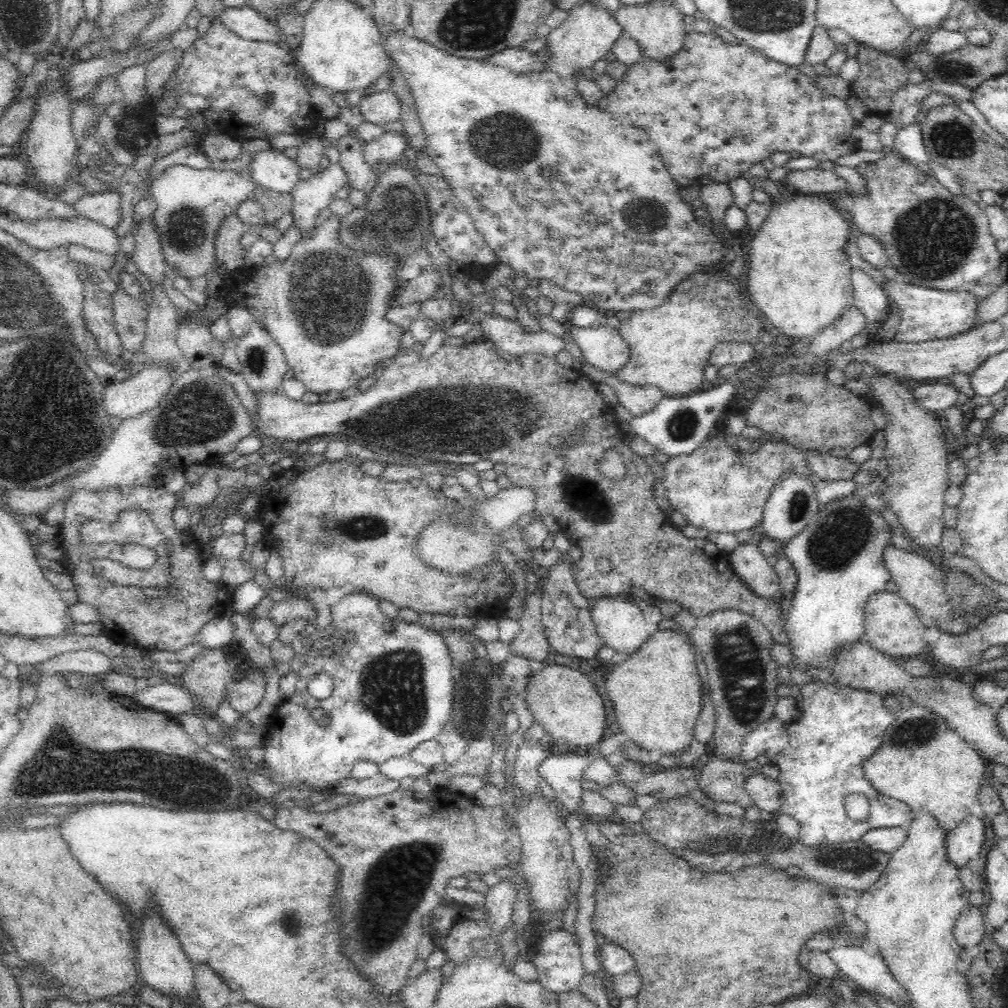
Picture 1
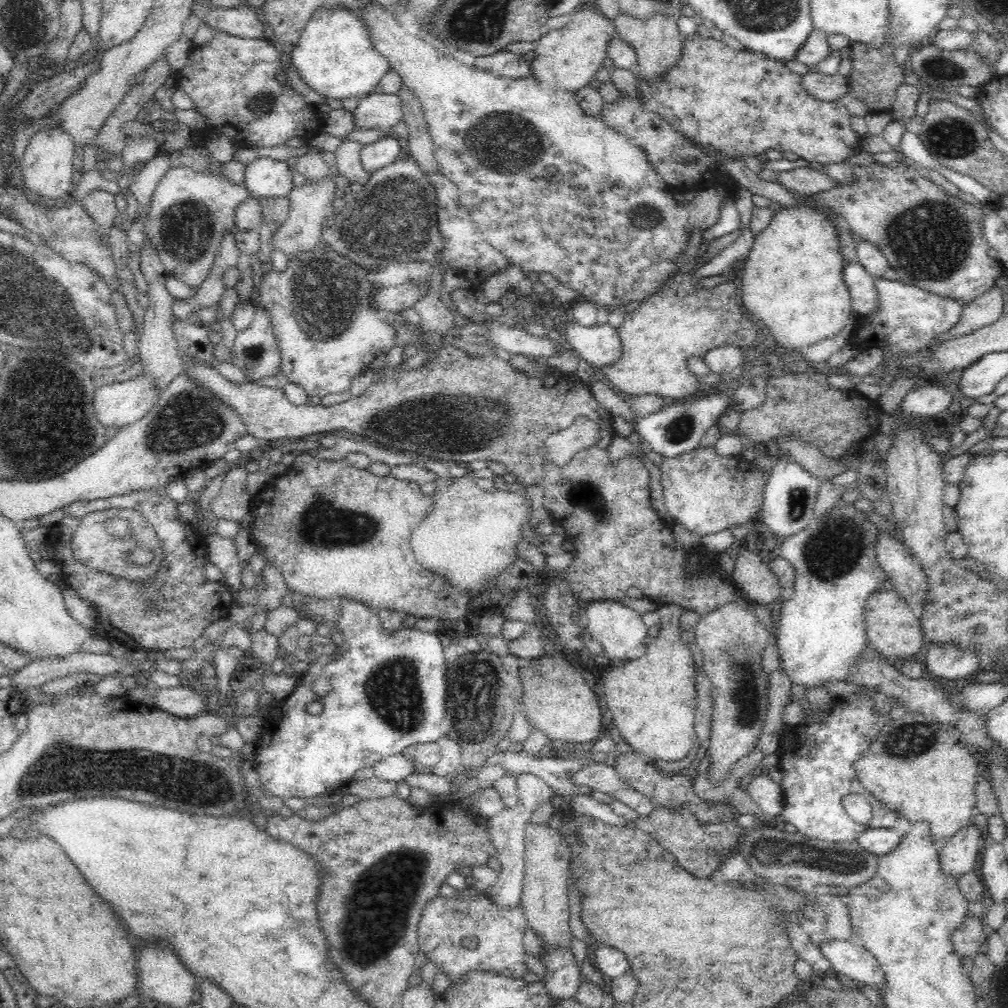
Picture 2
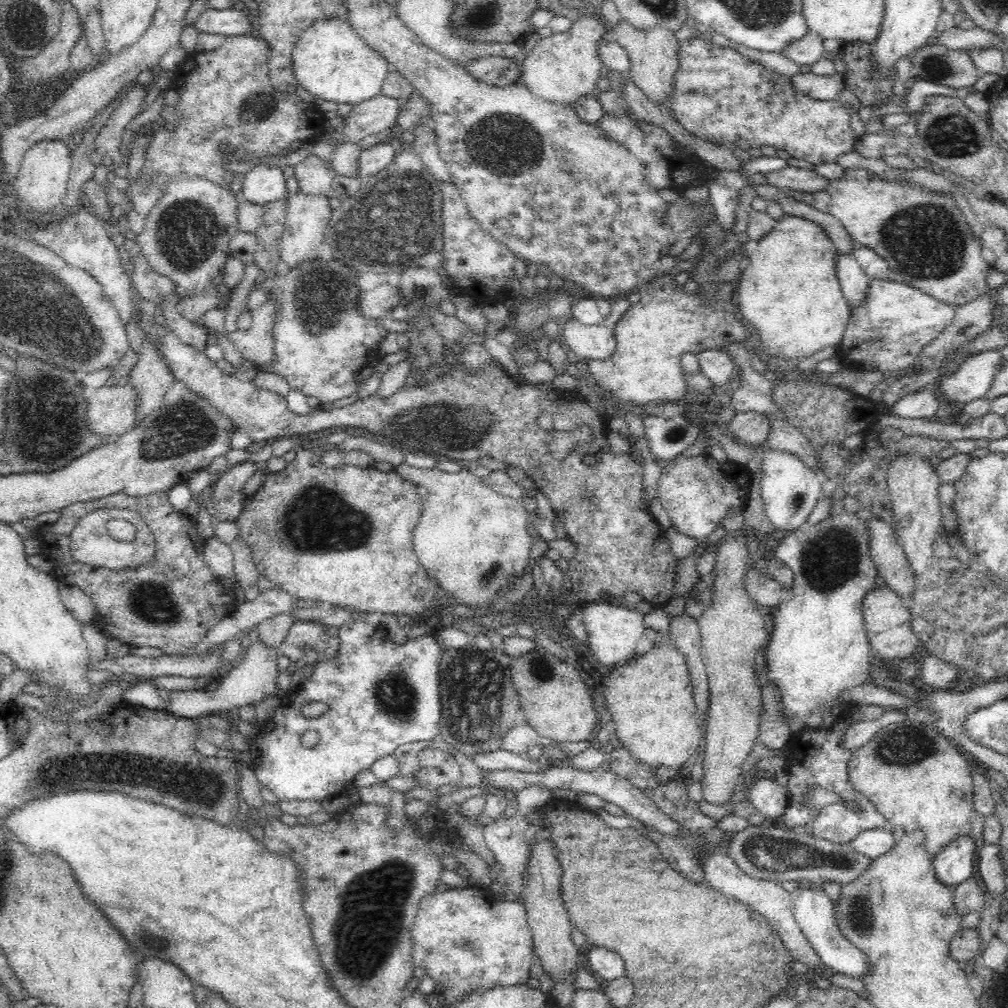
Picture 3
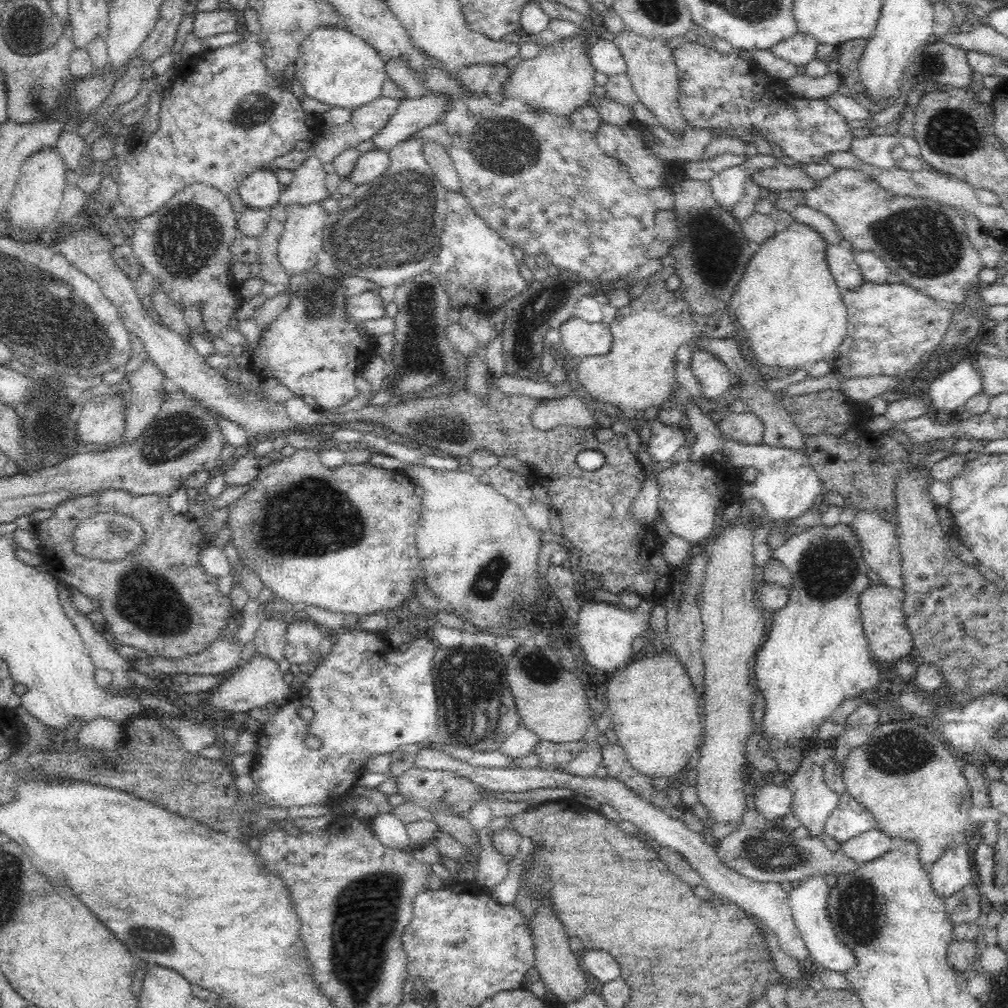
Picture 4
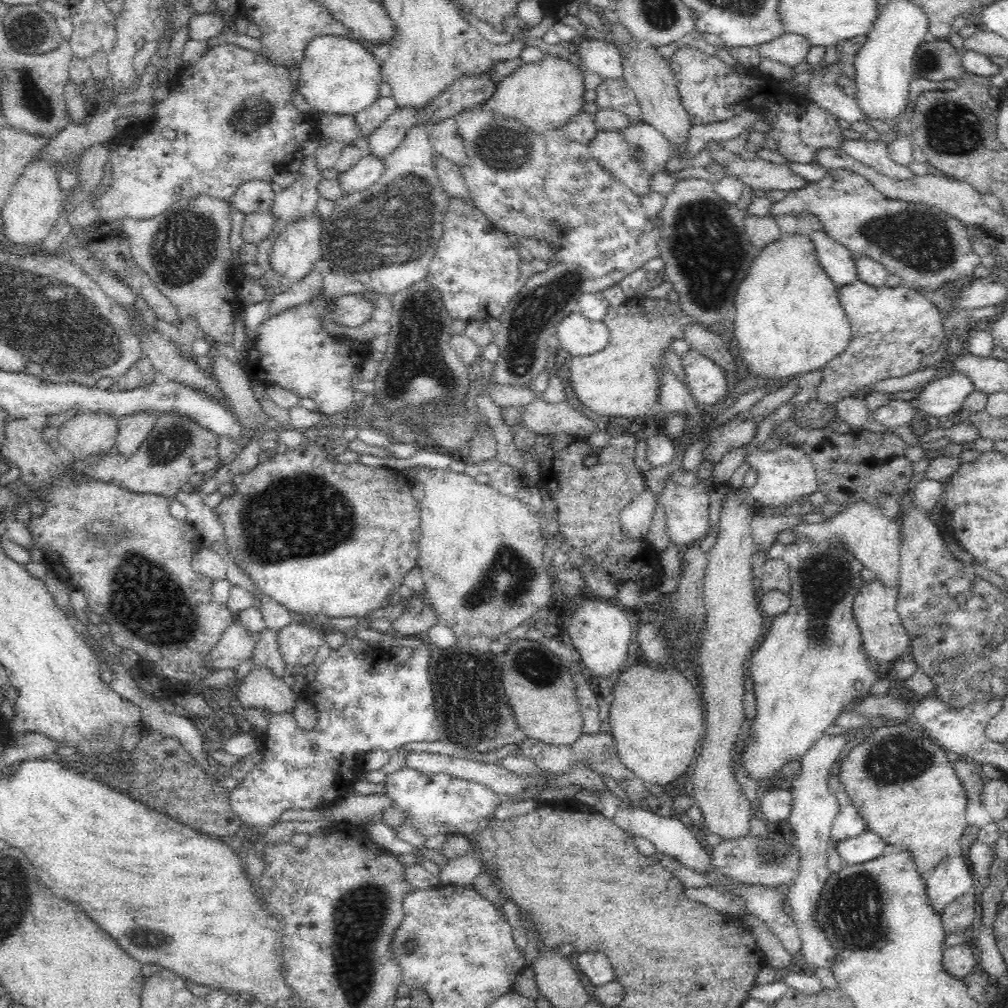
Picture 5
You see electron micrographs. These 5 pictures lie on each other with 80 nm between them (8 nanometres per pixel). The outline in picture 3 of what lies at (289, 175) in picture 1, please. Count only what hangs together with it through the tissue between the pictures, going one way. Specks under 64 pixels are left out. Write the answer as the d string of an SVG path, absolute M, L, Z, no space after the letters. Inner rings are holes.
M259 165L243 175L241 201L264 206L266 203L284 199L285 179L279 167Z

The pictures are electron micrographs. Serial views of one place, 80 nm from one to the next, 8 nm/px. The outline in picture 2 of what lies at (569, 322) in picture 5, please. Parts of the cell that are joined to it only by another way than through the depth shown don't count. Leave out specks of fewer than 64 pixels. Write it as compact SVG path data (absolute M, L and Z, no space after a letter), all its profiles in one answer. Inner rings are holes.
M572 321L565 327L565 346L586 360L592 368L616 362L619 354L622 354L622 343L617 330L608 323L582 326Z

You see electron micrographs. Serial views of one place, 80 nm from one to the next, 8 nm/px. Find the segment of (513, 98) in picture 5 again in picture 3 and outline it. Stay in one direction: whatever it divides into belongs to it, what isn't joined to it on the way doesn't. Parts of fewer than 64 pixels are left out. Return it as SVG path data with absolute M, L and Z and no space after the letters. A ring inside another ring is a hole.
M593 10L582 11L581 17L572 28L563 33L552 33L548 38L534 39L532 54L520 63L520 76L516 85L524 85L530 93L554 103L573 106L584 95L590 95L597 87L602 68L597 54L597 45L609 28Z

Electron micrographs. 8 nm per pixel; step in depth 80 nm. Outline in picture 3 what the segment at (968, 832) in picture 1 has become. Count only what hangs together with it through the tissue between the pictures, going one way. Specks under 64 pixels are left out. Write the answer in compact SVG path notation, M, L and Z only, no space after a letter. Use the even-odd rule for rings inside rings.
M964 831L937 852L933 856L933 872L938 882L949 888L956 888L962 882L970 880L974 874L974 848L976 843Z

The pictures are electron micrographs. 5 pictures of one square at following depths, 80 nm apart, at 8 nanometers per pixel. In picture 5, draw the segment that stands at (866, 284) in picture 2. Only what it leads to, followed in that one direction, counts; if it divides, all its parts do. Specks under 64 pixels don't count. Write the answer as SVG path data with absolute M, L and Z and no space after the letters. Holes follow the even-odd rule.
M808 231L808 237L814 243L818 264L837 287L858 280L856 257L846 247L836 243L824 231Z

